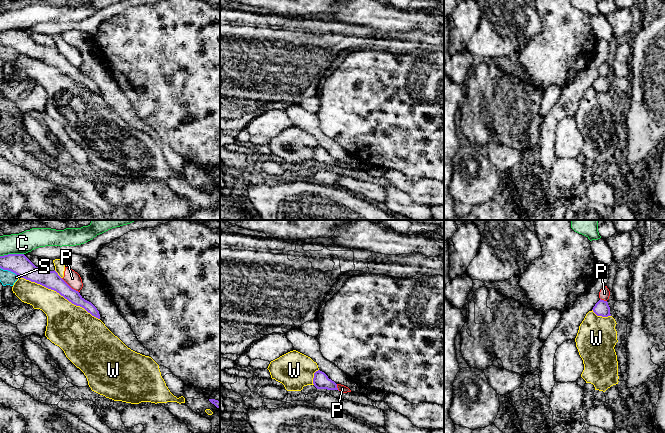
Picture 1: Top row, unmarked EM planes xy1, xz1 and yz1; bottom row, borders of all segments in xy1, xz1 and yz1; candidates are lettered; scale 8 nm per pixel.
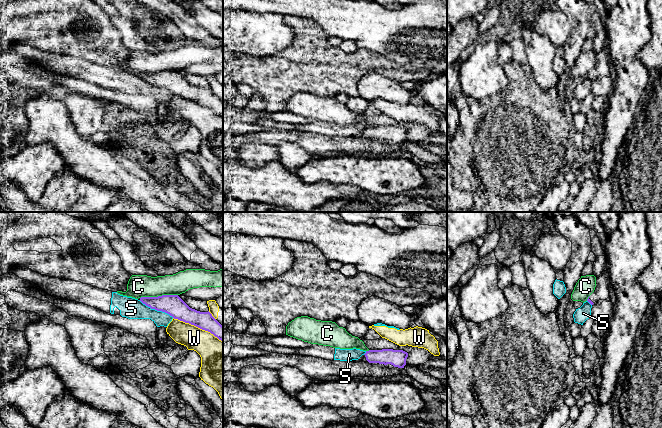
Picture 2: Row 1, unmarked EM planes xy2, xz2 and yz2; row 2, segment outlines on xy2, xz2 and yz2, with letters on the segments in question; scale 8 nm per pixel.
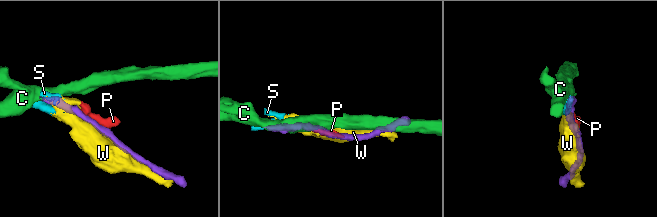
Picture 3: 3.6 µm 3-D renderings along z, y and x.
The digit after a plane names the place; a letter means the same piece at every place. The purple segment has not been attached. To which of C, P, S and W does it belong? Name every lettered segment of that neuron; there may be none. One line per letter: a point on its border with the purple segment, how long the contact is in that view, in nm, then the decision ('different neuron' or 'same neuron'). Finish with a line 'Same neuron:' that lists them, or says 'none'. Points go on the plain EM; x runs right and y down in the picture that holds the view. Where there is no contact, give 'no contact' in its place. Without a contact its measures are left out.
C: xy2 (158, 72) | 300 nm | different neuron
P: xy1 (69, 62) | 180 nm | different neuron
S: xy2 (156, 85) | 320 nm | different neuron
W: xy1 (59, 69) | 750 nm | different neuron
Same neuron: none

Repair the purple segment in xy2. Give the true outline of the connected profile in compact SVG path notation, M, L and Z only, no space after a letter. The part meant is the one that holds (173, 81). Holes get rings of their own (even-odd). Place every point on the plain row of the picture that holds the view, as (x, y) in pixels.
M178 71L141 73L140 77L151 85L165 88L174 95L208 107L223 118L223 102L212 90L190 84Z

